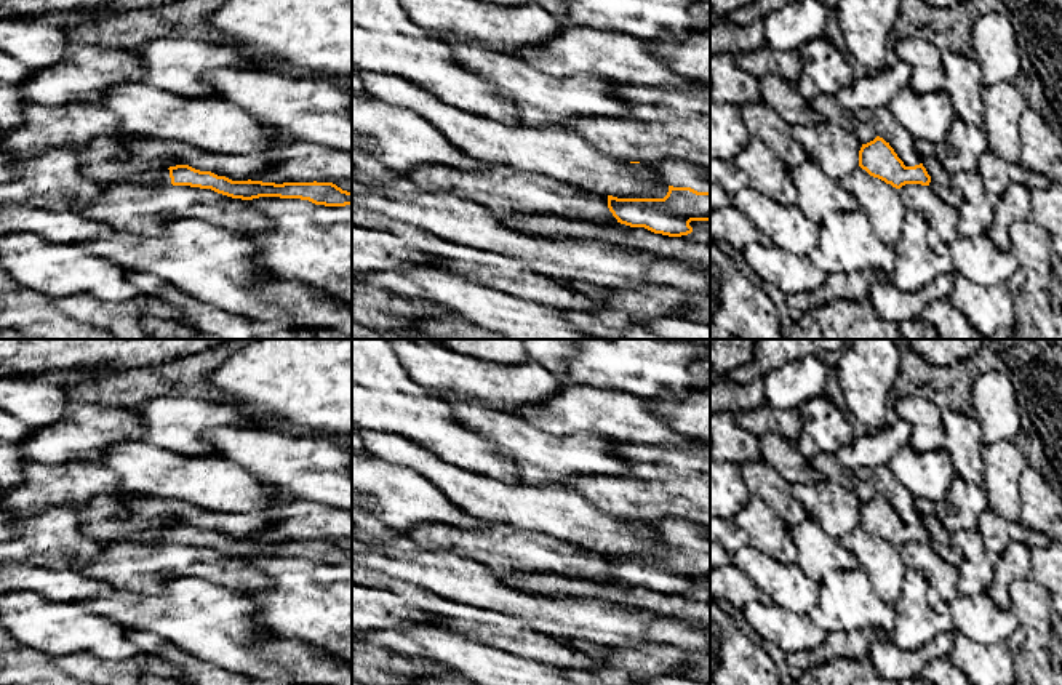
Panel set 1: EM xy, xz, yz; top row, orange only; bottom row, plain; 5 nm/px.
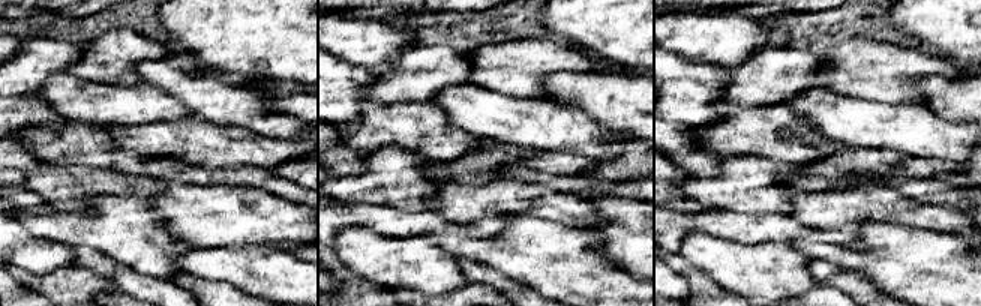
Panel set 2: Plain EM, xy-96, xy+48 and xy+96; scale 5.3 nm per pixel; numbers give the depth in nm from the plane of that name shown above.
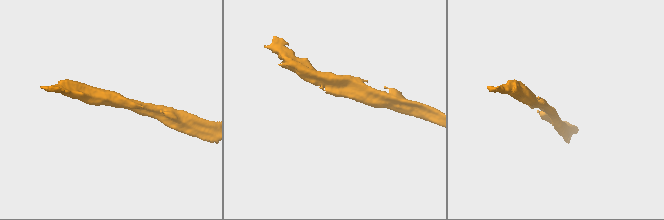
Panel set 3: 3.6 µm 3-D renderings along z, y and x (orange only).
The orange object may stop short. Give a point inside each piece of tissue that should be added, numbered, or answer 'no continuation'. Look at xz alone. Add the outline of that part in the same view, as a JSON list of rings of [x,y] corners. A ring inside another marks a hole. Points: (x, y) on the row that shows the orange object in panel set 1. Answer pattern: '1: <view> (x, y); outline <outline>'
1: xz (678, 173); outline [[[665,158],[648,165],[653,166],[659,181],[667,186],[710,192],[710,171],[704,166],[677,158]]]

